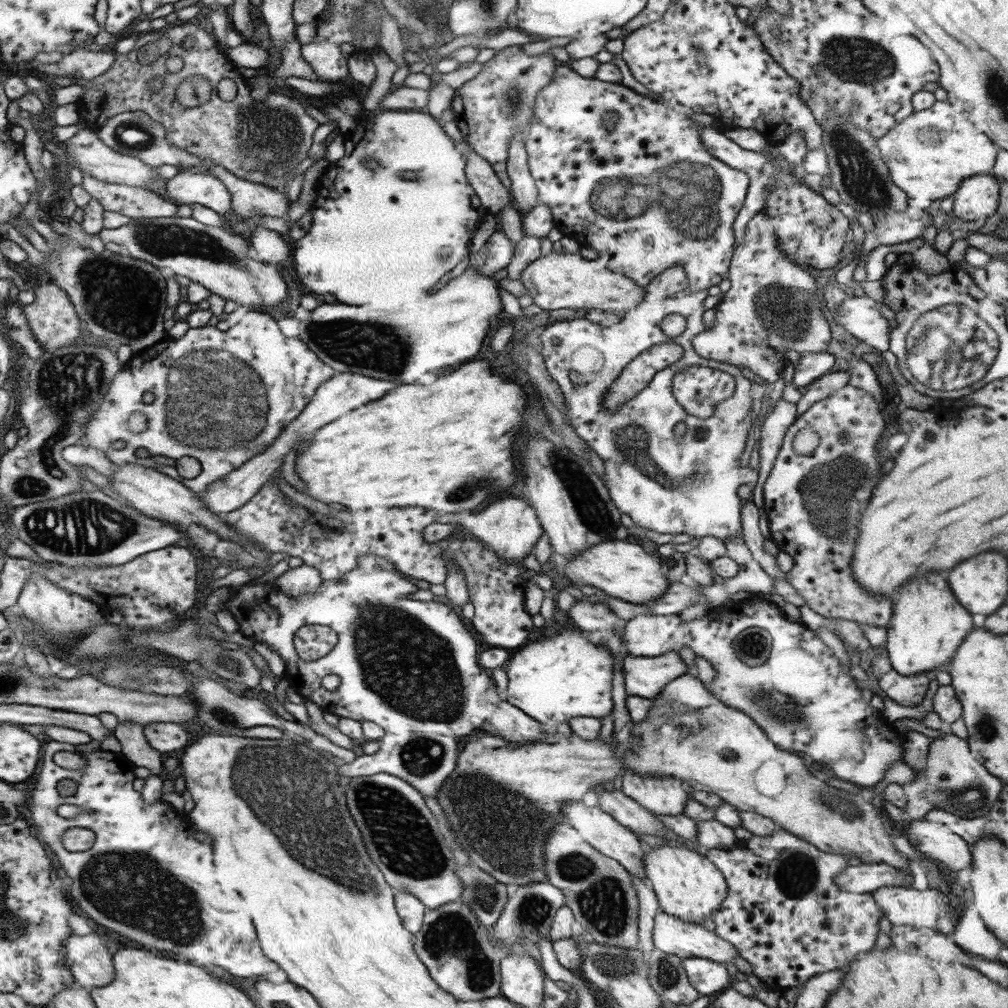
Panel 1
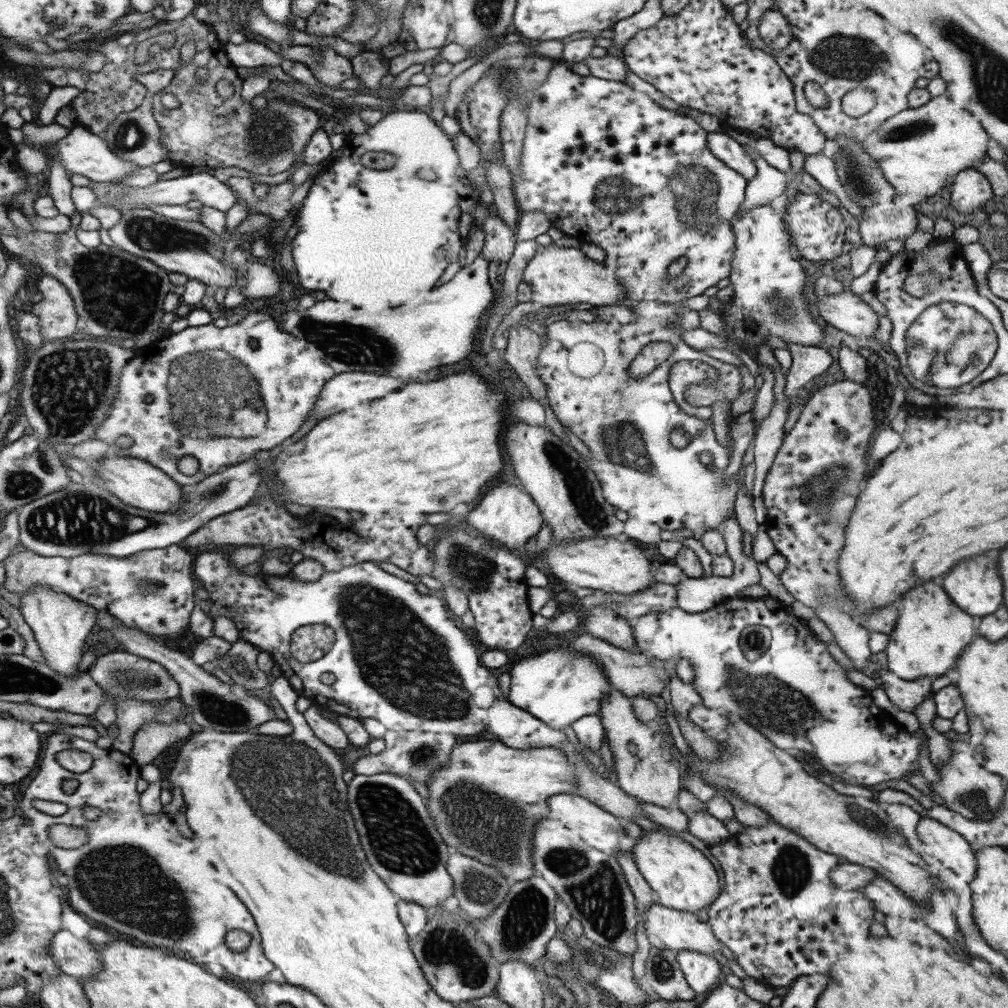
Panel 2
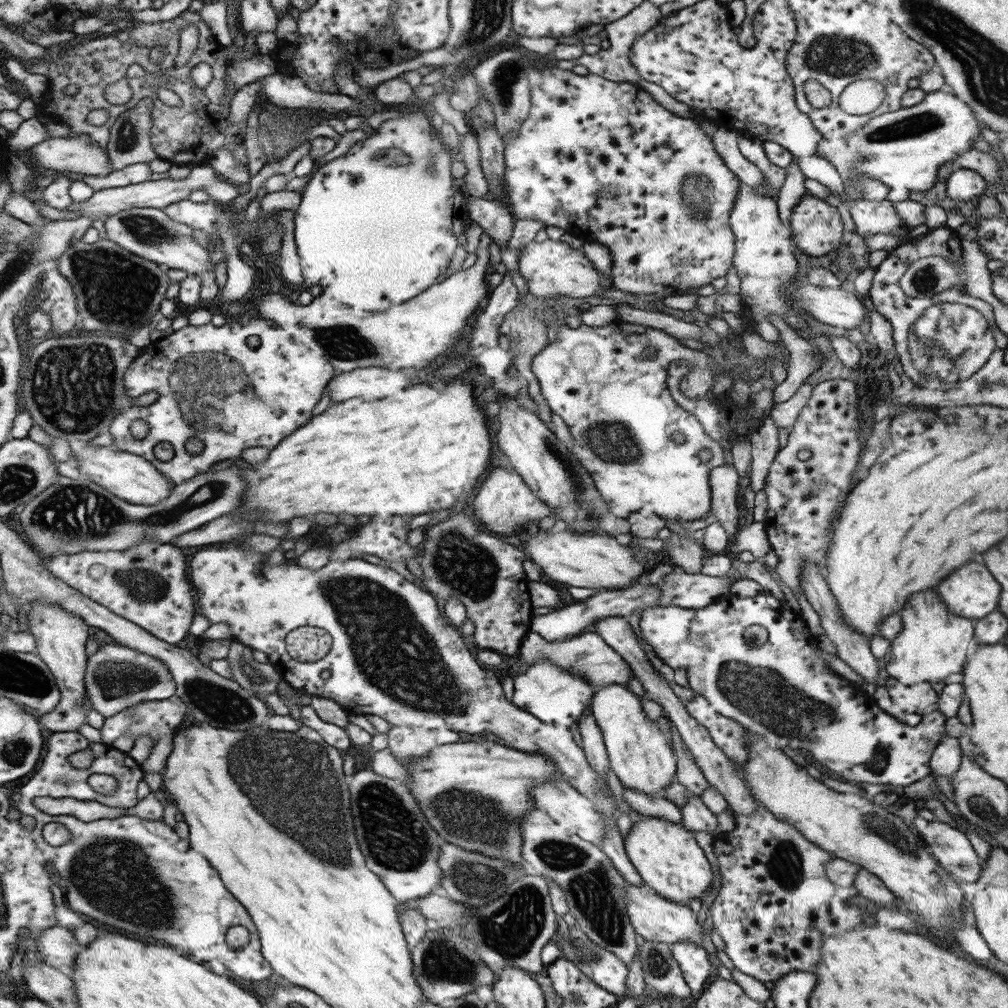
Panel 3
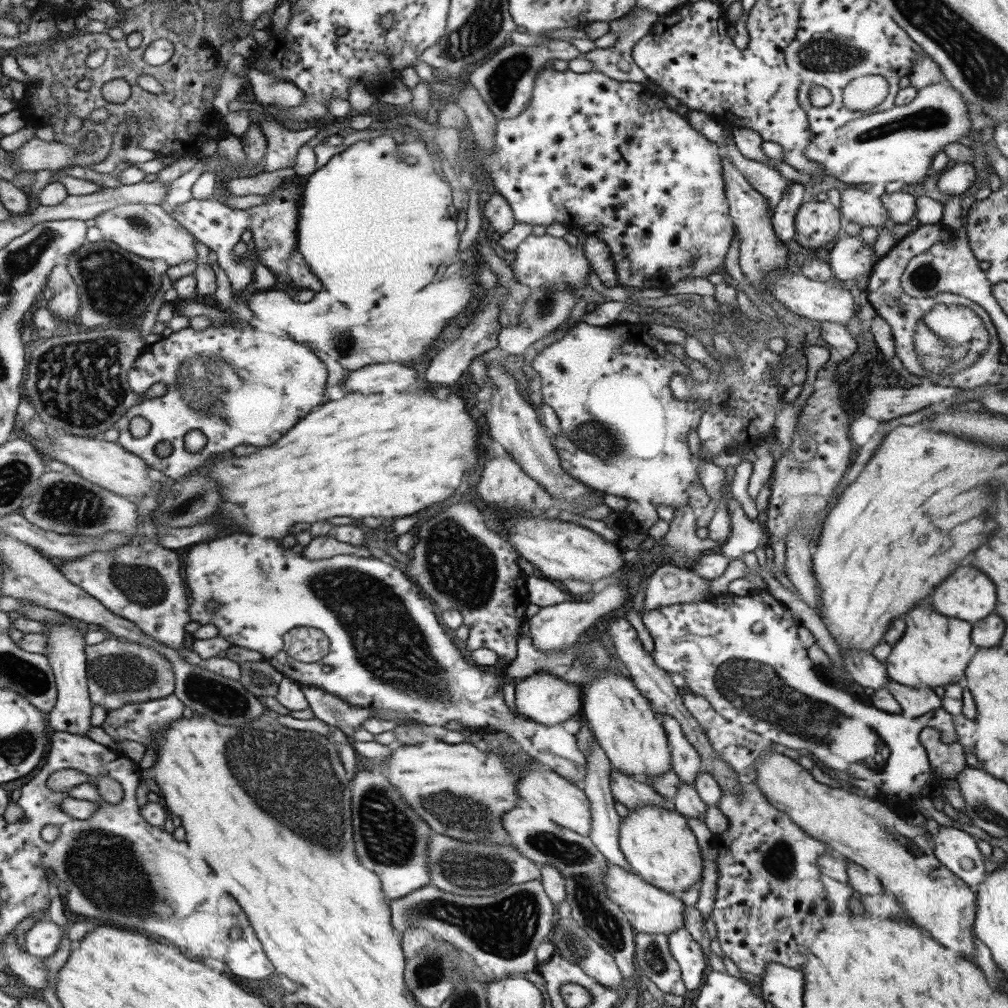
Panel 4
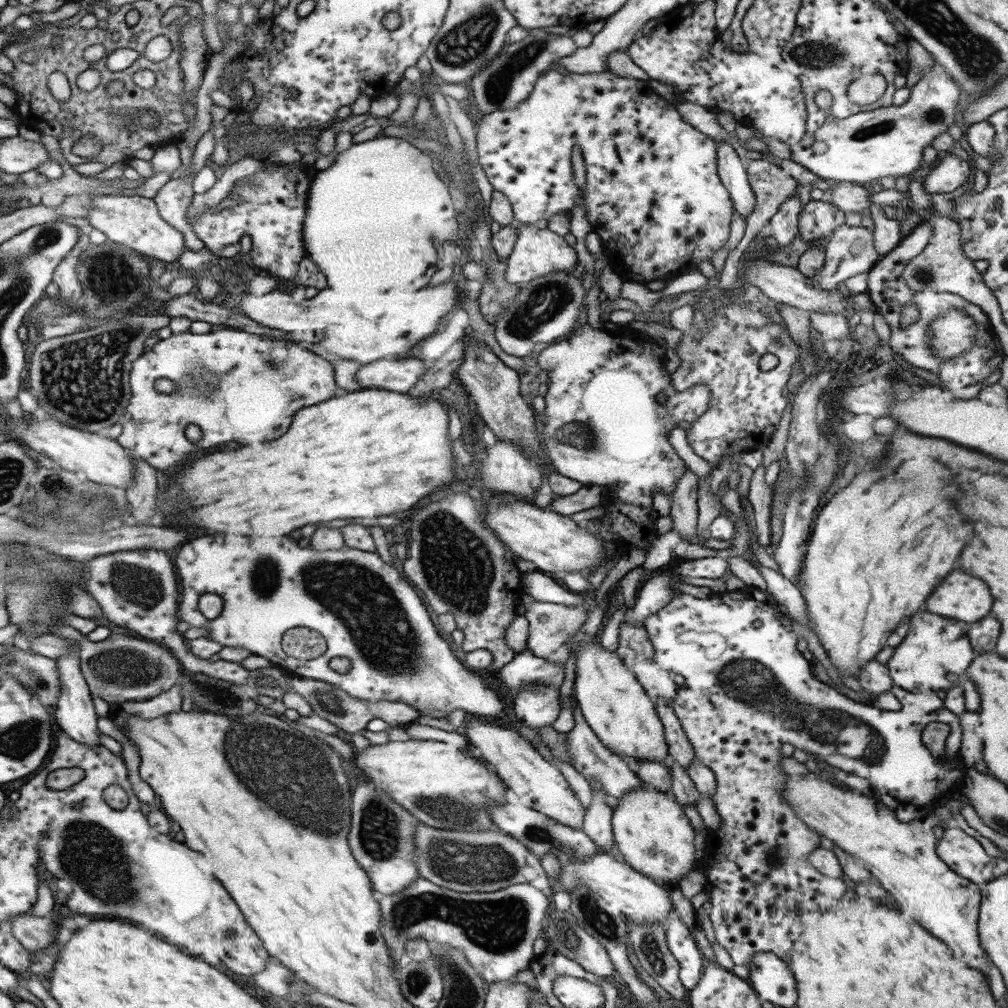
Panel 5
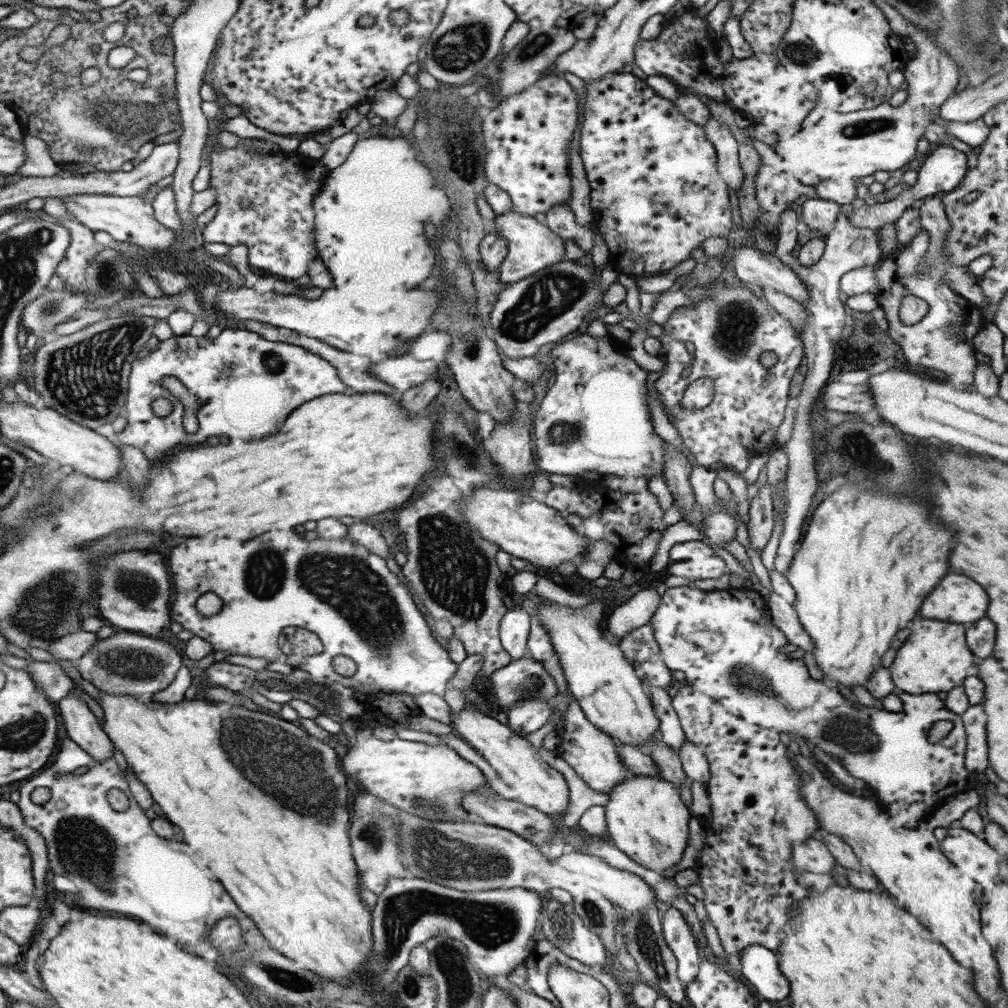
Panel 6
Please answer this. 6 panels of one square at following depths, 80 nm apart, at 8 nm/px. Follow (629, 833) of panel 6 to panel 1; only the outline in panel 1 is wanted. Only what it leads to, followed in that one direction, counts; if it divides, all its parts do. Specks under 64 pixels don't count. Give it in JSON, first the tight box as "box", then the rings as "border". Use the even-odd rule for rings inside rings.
{"box":[642,846,726,924],"border":[[[680,846],[647,847],[642,858],[642,869],[660,910],[686,921],[701,924],[705,916],[720,908],[726,893],[723,875],[706,855]]]}

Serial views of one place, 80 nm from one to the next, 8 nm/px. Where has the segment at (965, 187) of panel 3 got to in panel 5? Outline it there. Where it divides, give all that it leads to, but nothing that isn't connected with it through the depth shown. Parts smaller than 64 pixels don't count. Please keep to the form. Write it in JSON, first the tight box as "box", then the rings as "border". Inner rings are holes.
{"box":[923,152,969,194],"border":[[[950,152],[939,154],[923,180],[923,191],[927,194],[950,193],[964,184],[969,176],[967,161],[961,160]]]}

